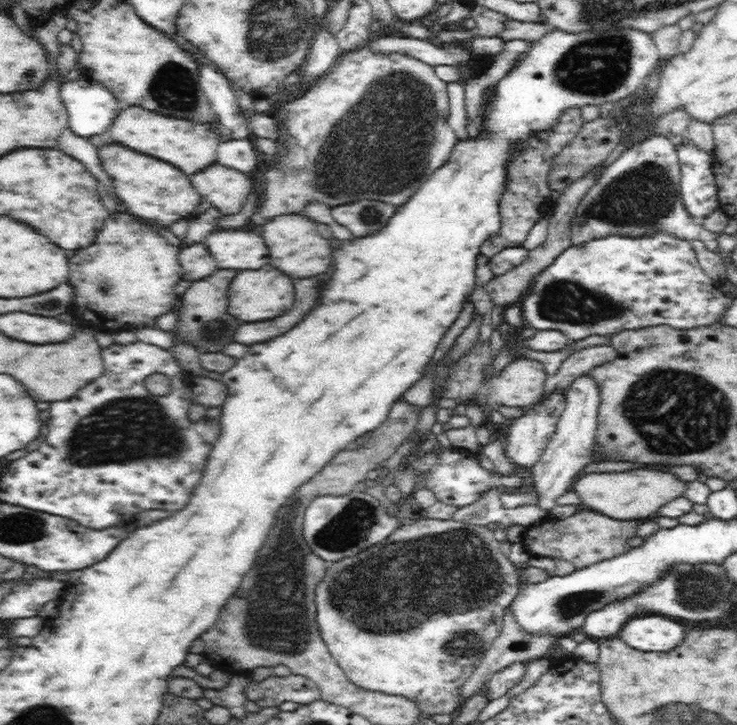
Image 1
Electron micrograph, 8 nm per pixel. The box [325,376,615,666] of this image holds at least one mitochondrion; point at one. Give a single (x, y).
(464, 644)

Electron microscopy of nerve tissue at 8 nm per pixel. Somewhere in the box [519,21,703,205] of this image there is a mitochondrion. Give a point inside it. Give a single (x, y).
(593, 67)

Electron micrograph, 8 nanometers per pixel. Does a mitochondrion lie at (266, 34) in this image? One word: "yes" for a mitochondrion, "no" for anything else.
yes

